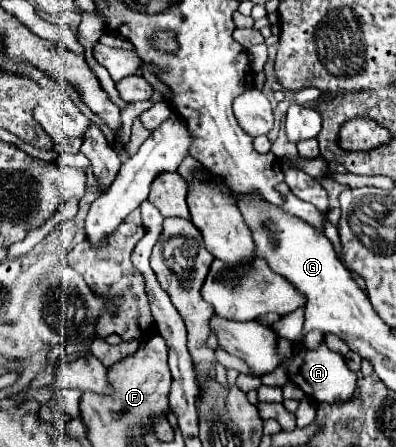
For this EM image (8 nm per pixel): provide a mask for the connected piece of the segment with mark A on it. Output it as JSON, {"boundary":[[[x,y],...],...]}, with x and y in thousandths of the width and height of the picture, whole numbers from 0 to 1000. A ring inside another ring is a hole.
{"boundary":[[[811,770],[801,783],[775,783],[755,774],[740,792],[740,801],[725,805],[725,828],[730,846],[740,859],[750,859],[780,890],[801,899],[876,899],[886,895],[886,881],[896,877],[902,864],[902,841],[891,828],[881,828],[871,801],[841,783],[831,783],[821,770]]]}

